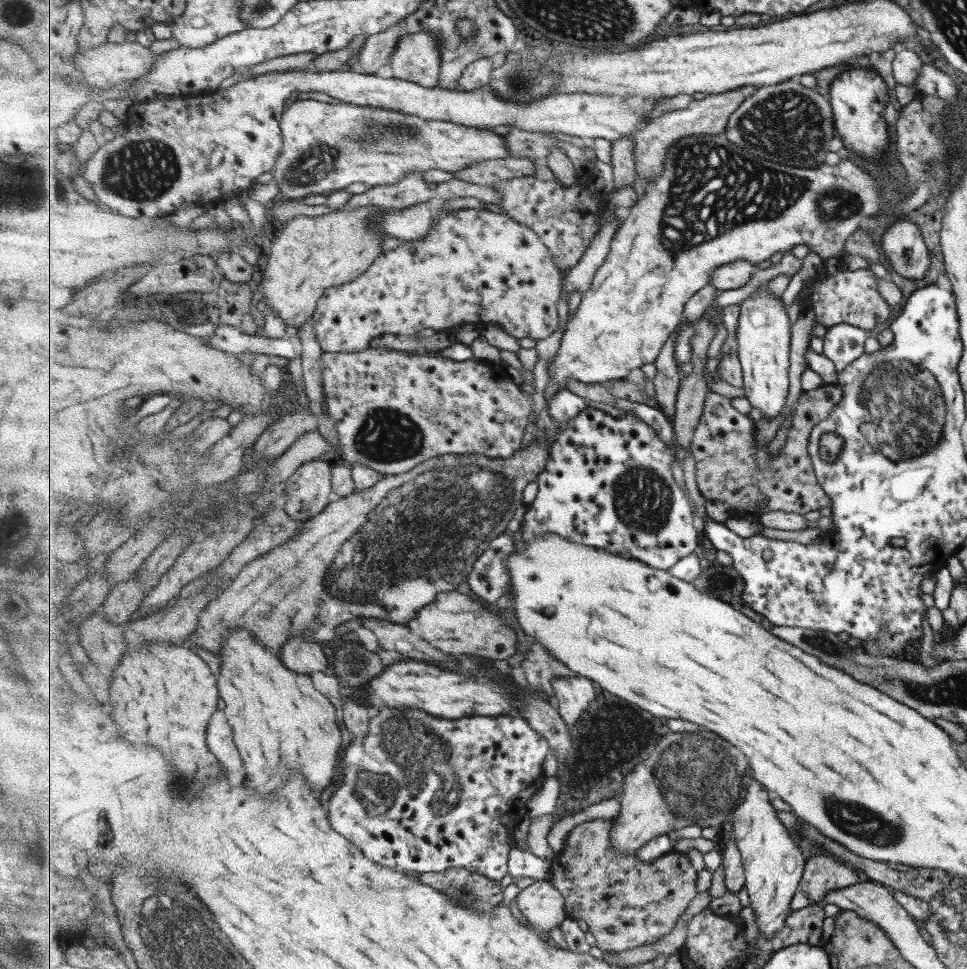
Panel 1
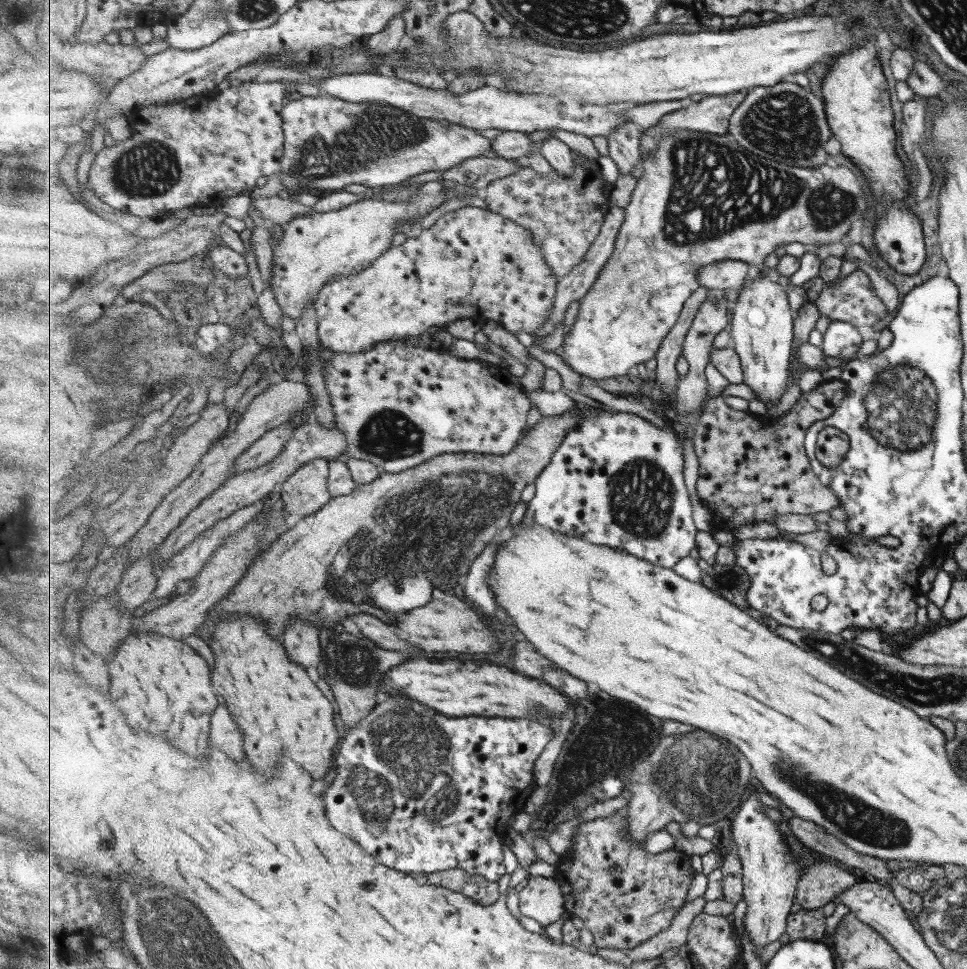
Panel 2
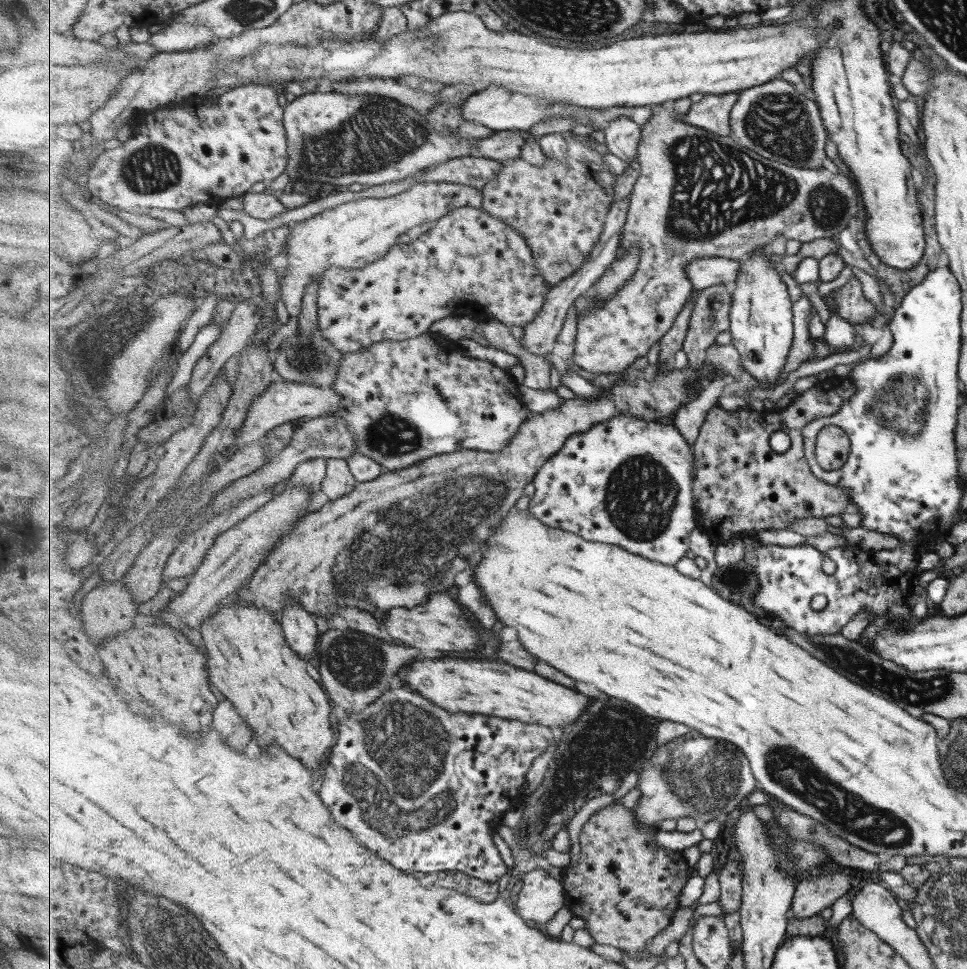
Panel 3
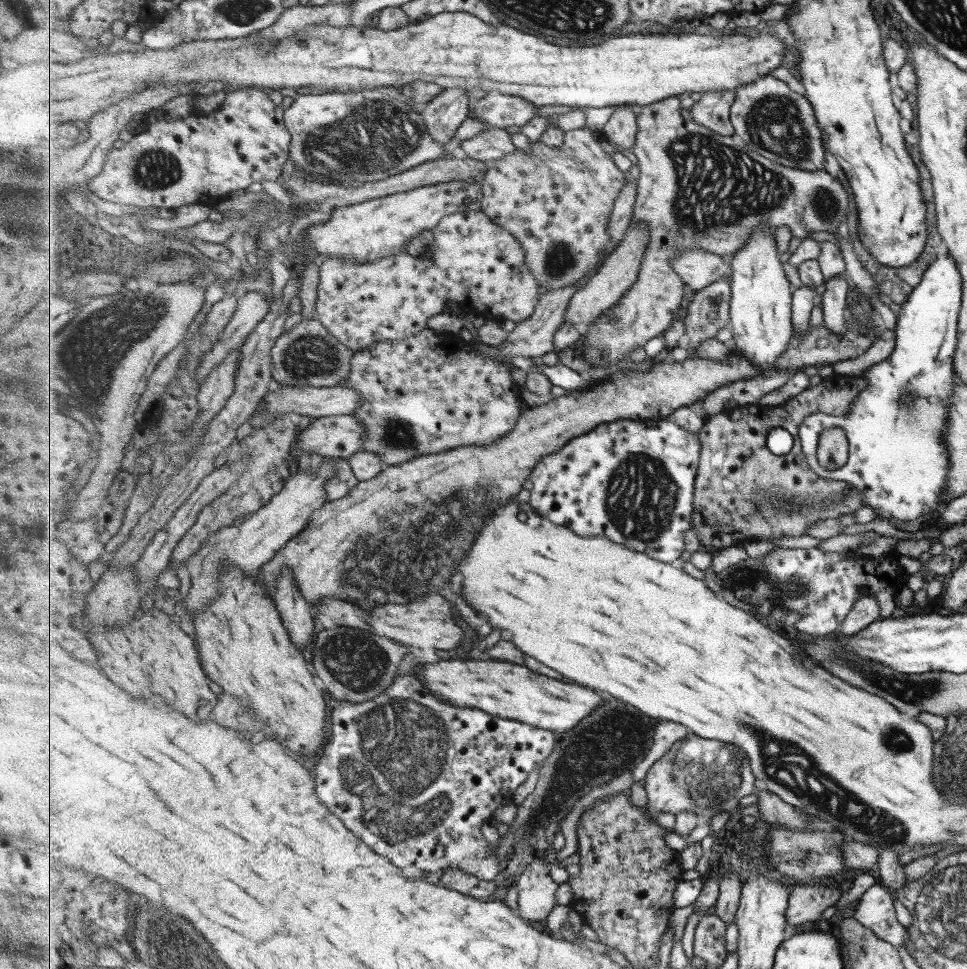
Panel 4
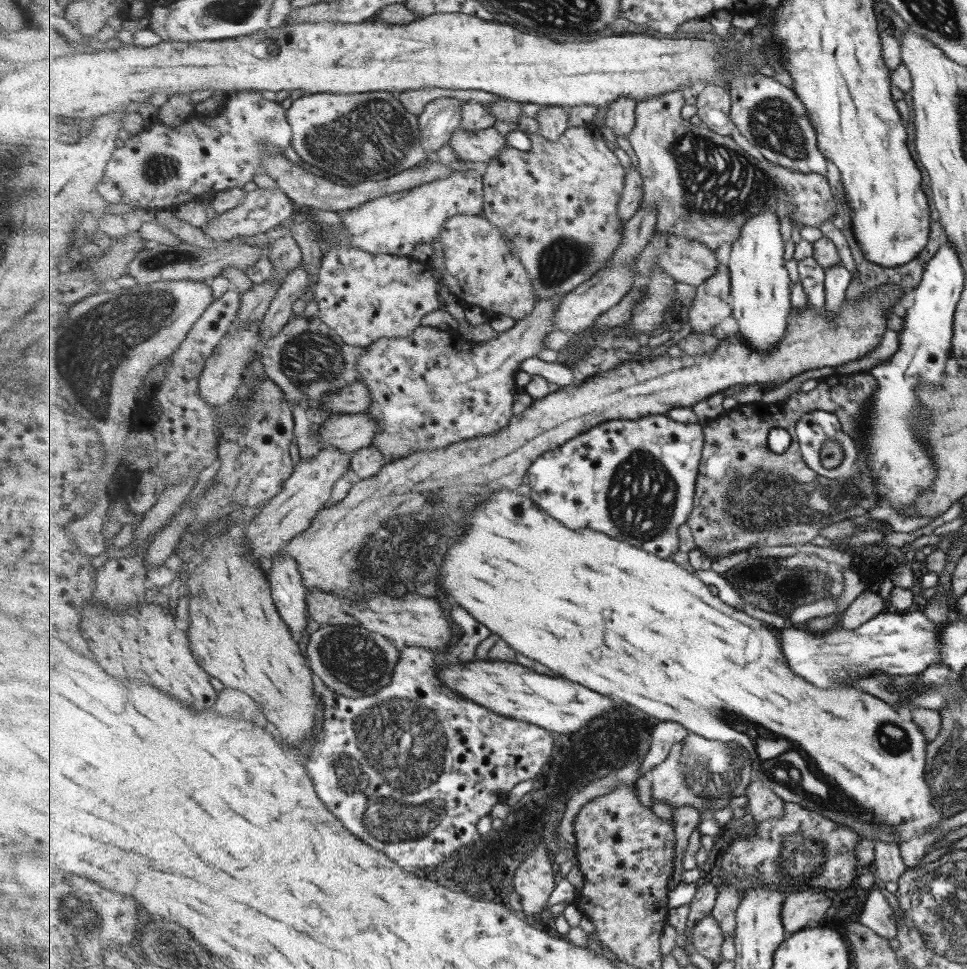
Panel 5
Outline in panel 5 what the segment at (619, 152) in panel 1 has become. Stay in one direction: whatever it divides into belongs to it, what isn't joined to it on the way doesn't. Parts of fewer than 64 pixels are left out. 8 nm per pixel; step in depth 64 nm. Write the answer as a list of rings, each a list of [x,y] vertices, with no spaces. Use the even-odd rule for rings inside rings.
[[[623,96],[619,100],[611,102],[606,108],[606,126],[615,133],[616,137],[629,141],[636,126],[637,102],[633,98]]]

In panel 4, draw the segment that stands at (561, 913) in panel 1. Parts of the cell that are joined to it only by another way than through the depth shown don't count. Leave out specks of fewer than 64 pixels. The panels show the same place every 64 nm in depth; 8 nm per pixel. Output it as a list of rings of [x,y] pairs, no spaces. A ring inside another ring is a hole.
[[[533,859],[516,882],[518,909],[529,921],[547,920],[557,906],[559,884],[549,875],[547,859]]]

